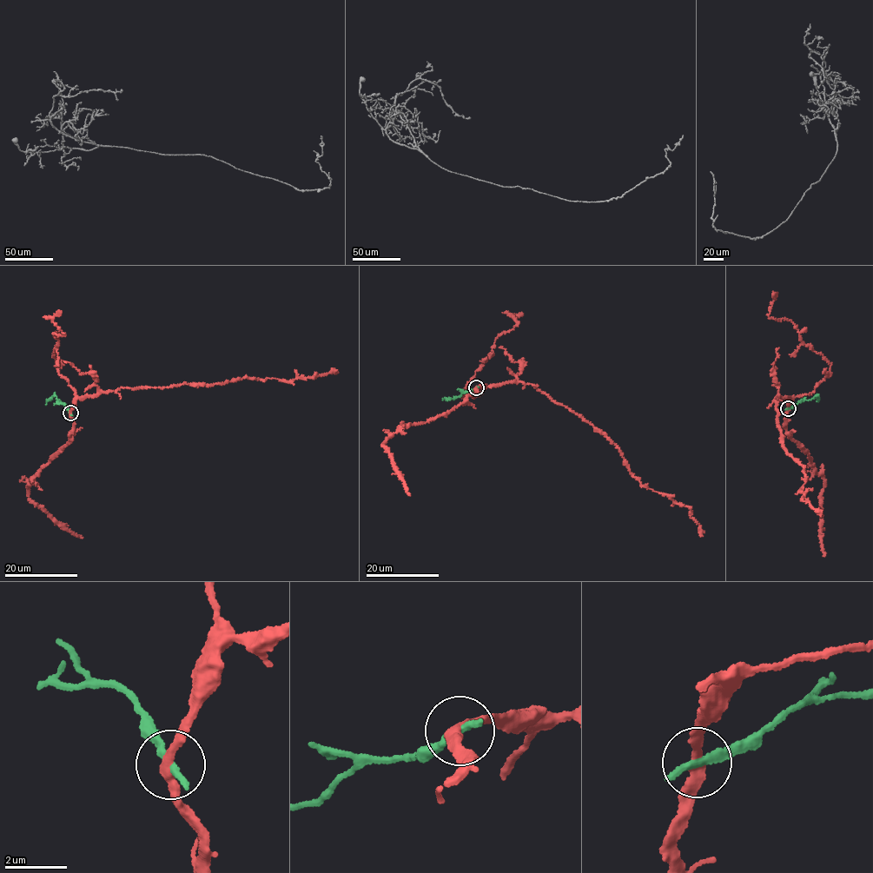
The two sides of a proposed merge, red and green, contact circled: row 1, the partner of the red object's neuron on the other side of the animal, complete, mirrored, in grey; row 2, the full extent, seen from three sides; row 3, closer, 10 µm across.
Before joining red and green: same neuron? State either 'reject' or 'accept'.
reject

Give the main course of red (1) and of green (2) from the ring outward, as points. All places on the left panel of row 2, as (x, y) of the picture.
1: (70, 413), (78, 399), (120, 388), (223, 383), (238, 377), (287, 381), (333, 370), (338, 373)
2: (70, 413), (55, 396), (45, 404)

